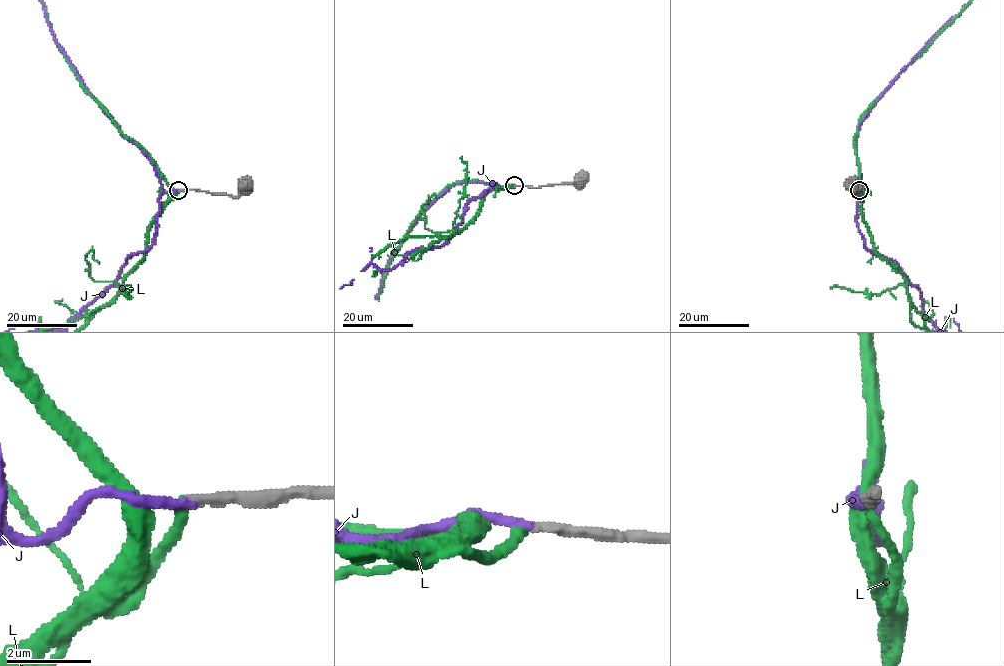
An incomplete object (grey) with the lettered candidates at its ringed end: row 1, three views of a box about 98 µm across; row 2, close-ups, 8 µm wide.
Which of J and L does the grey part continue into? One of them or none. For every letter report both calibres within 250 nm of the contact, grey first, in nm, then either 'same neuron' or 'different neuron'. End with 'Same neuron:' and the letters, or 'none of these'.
J: 240/200 nm | same neuron
L: 240/240 nm | different neuron
Same neuron: J

